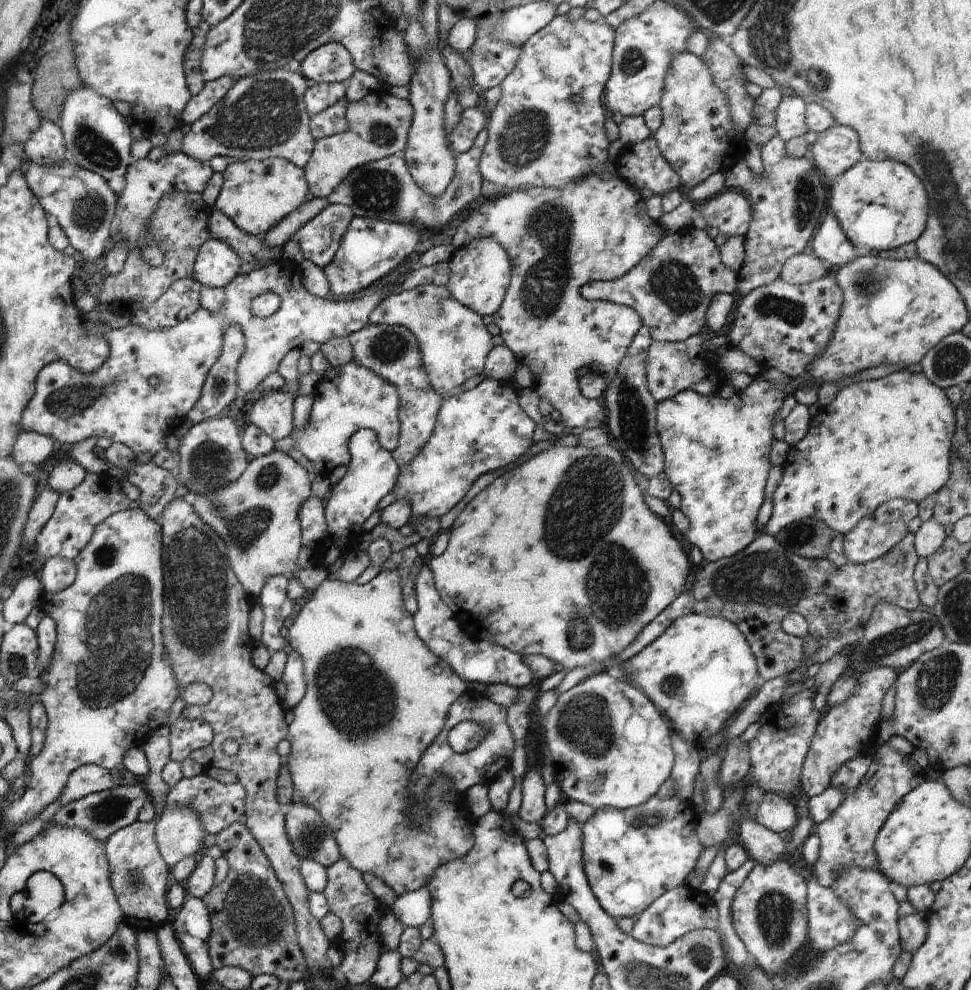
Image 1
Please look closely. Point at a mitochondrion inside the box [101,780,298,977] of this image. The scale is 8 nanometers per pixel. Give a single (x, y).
(251, 899)

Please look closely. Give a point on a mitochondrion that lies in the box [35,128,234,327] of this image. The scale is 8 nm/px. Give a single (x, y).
(88, 211)

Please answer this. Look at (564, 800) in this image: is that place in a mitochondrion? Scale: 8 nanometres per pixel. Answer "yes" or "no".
no

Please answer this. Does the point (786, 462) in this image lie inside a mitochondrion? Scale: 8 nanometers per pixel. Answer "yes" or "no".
no

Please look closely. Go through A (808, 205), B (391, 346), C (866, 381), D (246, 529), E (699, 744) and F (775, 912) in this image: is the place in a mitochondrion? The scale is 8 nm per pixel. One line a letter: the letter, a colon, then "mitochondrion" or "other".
A: mitochondrion
B: mitochondrion
C: other
D: mitochondrion
E: other
F: mitochondrion

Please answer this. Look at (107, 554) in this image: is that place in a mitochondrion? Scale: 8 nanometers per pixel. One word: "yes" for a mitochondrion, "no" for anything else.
yes

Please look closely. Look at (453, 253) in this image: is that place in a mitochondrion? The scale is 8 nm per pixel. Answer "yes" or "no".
no

